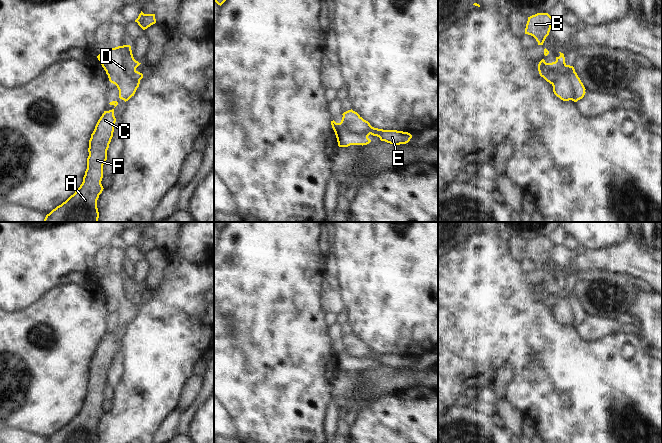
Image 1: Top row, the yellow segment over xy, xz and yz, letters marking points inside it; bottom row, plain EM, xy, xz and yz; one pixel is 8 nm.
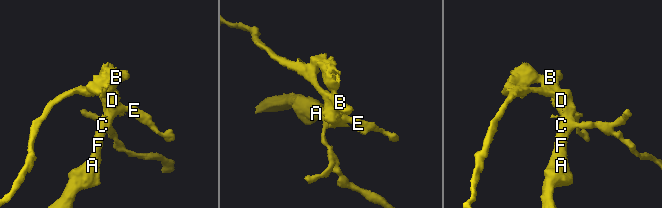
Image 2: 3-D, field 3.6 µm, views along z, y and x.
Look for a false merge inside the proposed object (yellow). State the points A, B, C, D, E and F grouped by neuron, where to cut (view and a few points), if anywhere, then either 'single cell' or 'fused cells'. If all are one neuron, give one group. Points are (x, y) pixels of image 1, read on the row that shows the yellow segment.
A B C D E F; no cut; single cell

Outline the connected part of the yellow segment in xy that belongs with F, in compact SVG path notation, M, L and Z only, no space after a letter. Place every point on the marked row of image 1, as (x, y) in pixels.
M114 108L104 111L89 140L87 169L80 187L46 215L44 222L98 222L97 200L103 191L103 165L113 137Z

